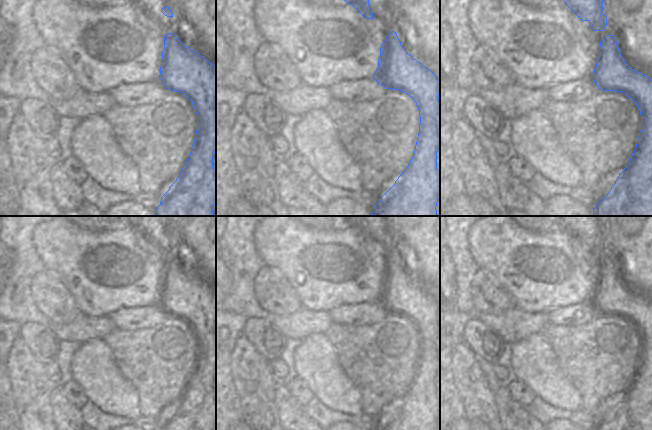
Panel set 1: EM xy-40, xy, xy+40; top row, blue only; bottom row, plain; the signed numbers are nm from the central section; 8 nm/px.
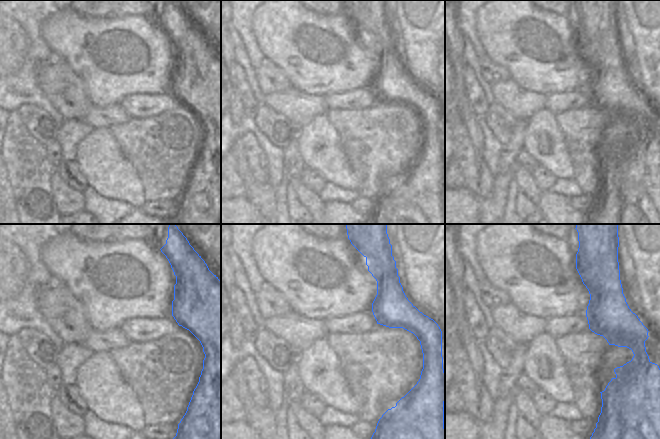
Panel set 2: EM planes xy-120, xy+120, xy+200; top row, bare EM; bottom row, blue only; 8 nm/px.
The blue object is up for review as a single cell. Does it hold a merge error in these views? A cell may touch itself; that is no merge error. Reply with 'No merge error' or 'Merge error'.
Merge error.

